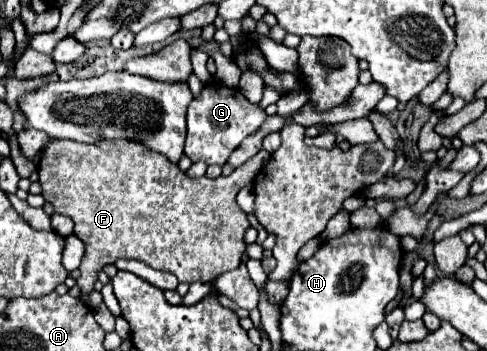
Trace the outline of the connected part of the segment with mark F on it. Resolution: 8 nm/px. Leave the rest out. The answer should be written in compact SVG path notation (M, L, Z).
M49 140L41 150L41 160L37 168L39 182L31 183L29 192L43 194L45 202L49 202L57 214L69 216L73 220L73 234L85 244L85 256L79 266L81 276L77 280L83 296L93 292L93 284L103 266L115 264L115 260L119 258L141 260L155 270L175 274L179 282L207 284L215 282L217 276L241 264L241 254L245 252L243 234L249 228L249 222L247 214L235 202L235 196L245 184L249 184L249 180L257 176L259 168L263 168L269 158L269 152L259 150L251 160L235 168L229 176L219 176L211 180L207 176L191 178L181 172L179 166L171 164L165 156L151 152L141 144L133 144L131 140L101 140L101 144Z

